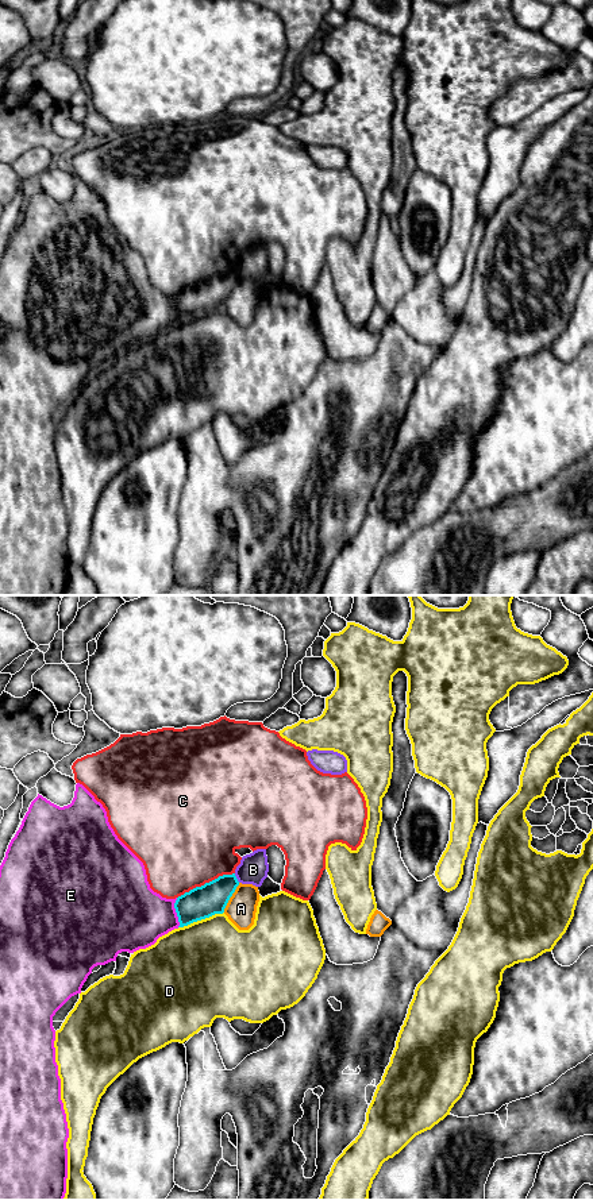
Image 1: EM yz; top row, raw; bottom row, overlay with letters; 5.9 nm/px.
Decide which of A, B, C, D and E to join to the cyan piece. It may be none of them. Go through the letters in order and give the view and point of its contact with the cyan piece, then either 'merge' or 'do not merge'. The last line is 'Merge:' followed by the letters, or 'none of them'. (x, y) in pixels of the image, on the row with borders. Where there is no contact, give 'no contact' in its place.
A: yz (230, 896) | do not merge
B: yz (235, 878) | do not merge
C: yz (205, 883) | do not merge
D: yz (200, 919) | do not merge
E: yz (176, 911) | do not merge
Merge: none of them

